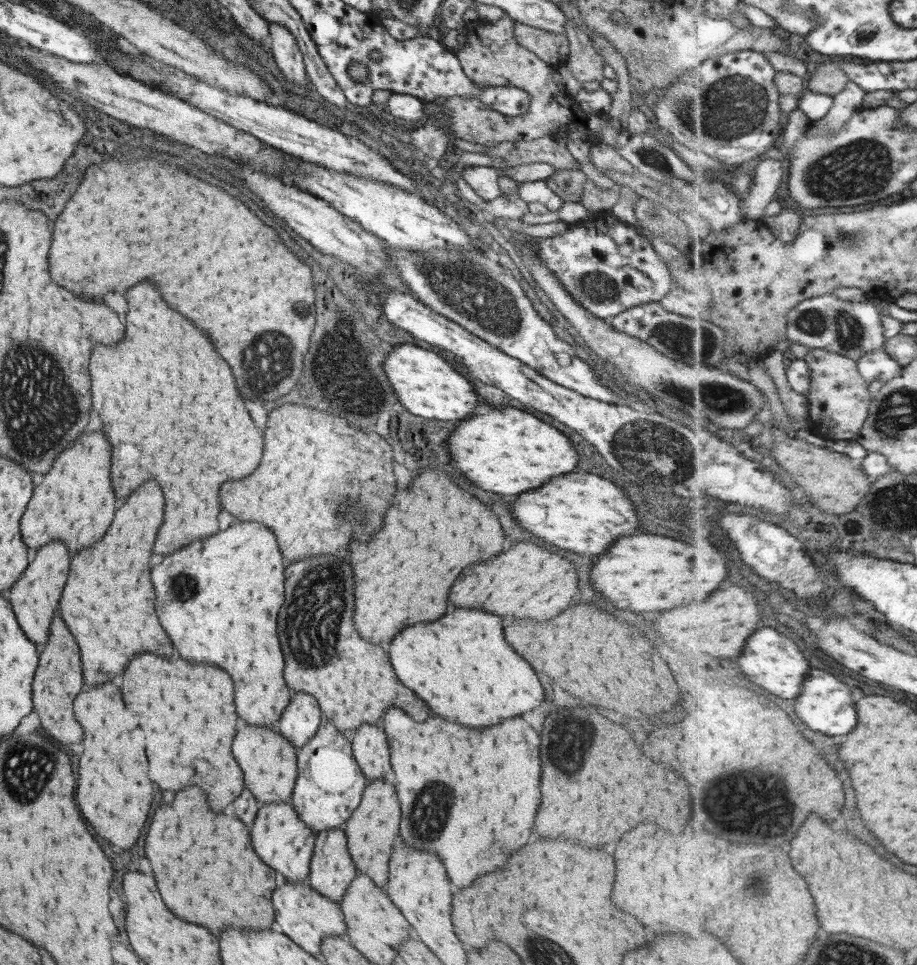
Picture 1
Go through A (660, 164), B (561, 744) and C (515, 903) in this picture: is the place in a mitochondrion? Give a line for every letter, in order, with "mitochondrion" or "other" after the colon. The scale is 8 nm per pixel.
A: mitochondrion
B: mitochondrion
C: other

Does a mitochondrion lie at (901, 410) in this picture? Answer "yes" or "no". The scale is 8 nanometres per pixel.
yes

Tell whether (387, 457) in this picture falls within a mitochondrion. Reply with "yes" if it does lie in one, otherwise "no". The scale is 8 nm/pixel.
no

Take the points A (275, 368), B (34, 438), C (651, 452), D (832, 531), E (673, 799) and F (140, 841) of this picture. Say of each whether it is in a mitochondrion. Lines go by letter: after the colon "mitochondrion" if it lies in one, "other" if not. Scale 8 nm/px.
A: mitochondrion
B: mitochondrion
C: mitochondrion
D: other
E: other
F: other

